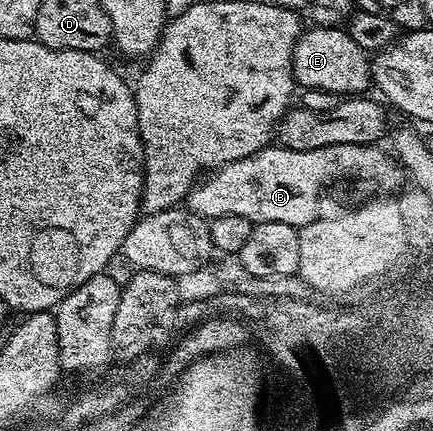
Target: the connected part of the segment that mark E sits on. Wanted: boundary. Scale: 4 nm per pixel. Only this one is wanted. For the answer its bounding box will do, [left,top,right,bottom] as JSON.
[292,27,373,95]

